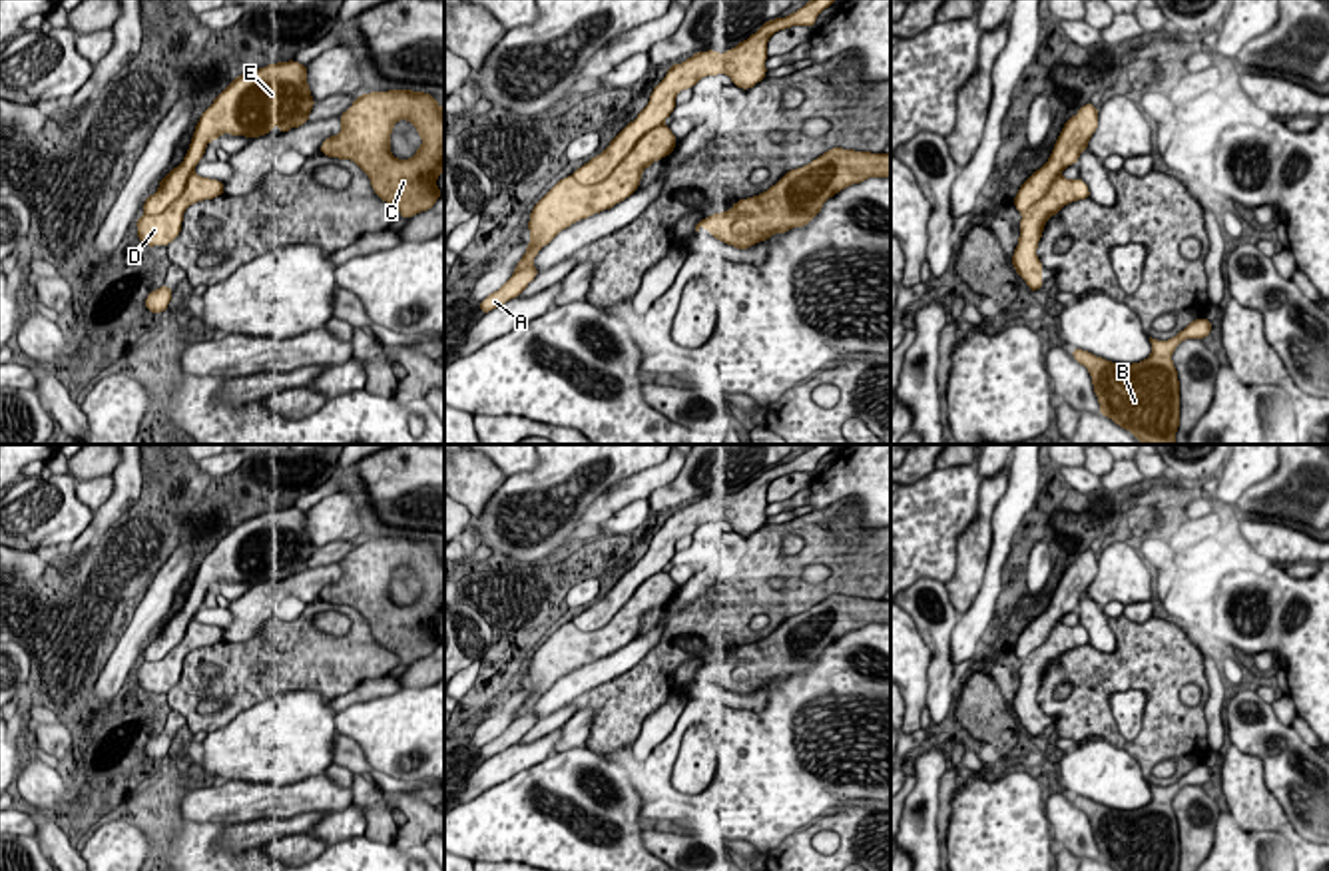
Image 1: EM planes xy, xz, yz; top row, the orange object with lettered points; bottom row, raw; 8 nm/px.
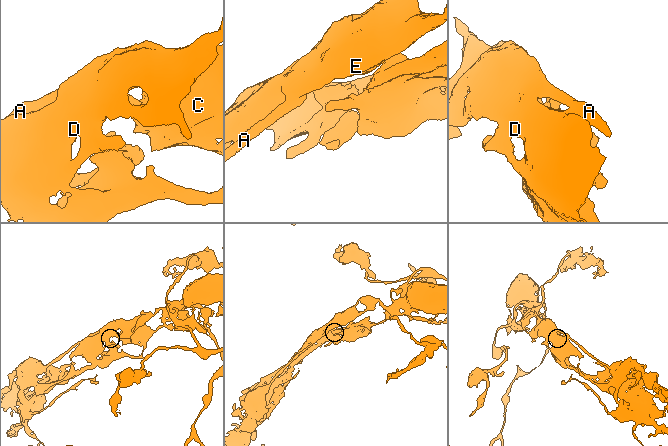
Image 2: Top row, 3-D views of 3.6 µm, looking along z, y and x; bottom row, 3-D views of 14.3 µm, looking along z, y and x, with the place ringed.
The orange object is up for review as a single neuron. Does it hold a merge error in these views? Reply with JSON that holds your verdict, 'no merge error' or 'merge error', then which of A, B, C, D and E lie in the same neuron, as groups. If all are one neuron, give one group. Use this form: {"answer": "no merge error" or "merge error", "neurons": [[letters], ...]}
{"answer": "no merge error", "neurons": [["A", "B", "C", "D", "E"]]}

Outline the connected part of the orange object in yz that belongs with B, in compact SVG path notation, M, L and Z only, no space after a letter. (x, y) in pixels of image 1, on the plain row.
M1192 767L1168 787L1150 783L1152 799L1142 809L1120 811L1082 795L1072 803L1092 823L1100 861L1116 871L1180 871L1180 827L1172 801L1184 785L1205 785L1211 767Z

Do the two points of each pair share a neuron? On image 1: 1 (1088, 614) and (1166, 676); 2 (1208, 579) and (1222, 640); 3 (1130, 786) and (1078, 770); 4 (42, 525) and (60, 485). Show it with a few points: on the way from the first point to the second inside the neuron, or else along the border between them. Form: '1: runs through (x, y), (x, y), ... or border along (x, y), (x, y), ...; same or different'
1: border along (1110, 618), (1114, 648), (1104, 654); different
2: runs through (1222, 594), (1222, 624); same
3: runs through (1118, 782), (1098, 770), (1090, 770); same
4: runs through (42, 515), (56, 495); same

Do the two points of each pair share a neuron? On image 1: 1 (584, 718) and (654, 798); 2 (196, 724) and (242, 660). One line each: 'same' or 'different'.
1: different
2: same

